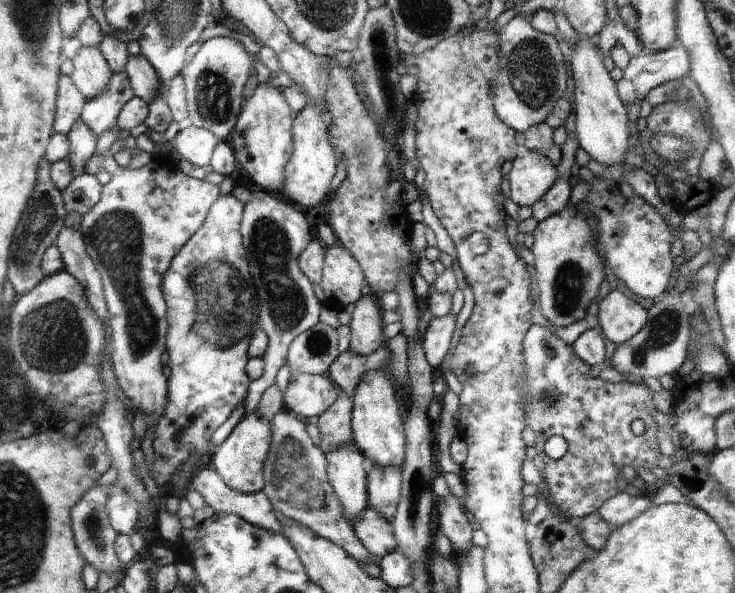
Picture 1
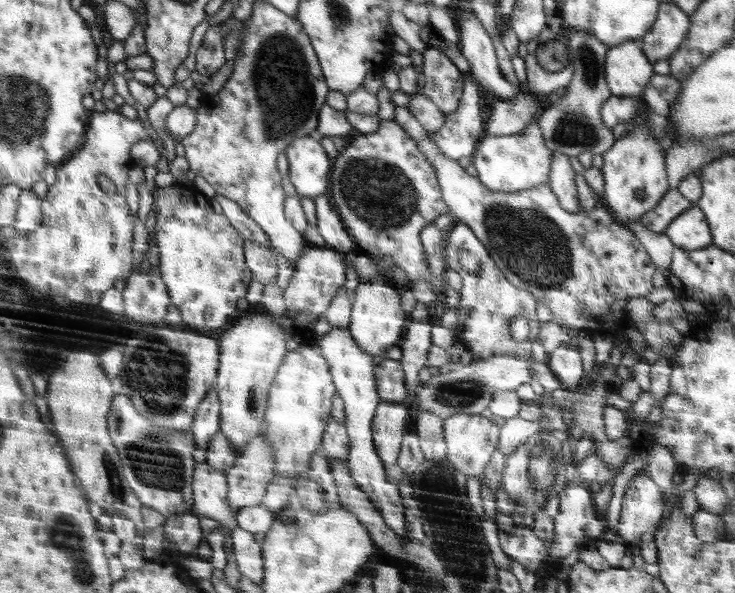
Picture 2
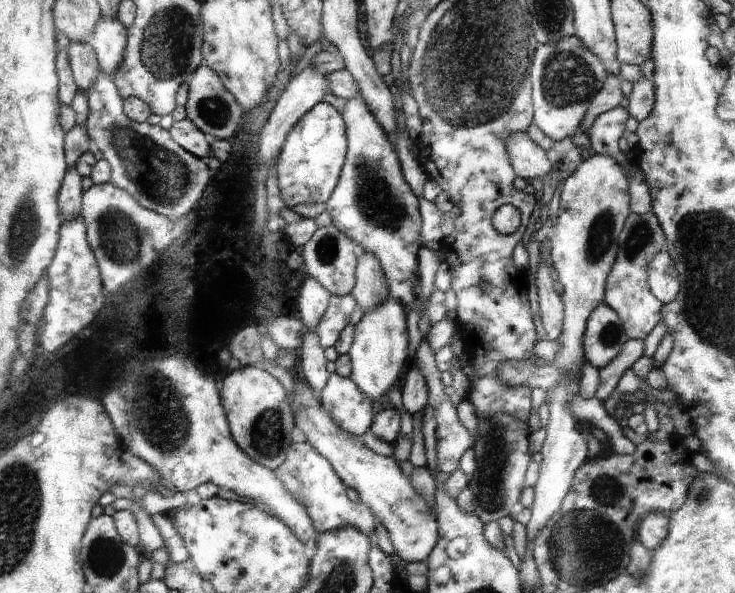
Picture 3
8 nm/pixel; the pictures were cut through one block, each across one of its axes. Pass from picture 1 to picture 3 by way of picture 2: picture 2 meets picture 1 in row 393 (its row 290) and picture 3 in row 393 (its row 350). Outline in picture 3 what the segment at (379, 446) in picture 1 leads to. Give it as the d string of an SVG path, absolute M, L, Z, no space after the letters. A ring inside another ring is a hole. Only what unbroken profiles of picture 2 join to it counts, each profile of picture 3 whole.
M389 296L378 306L364 312L355 328L356 338L347 352L351 358L352 374L349 377L366 396L376 401L376 398L386 396L388 390L401 380L402 370L408 358L404 306L399 300Z

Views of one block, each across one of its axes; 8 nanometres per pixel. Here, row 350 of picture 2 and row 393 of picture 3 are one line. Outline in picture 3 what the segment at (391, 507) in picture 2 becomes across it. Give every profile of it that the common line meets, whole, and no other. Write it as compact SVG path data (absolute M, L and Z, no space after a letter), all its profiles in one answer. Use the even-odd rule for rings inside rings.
M334 372L321 390L321 403L343 431L362 435L372 422L372 399L350 378Z

